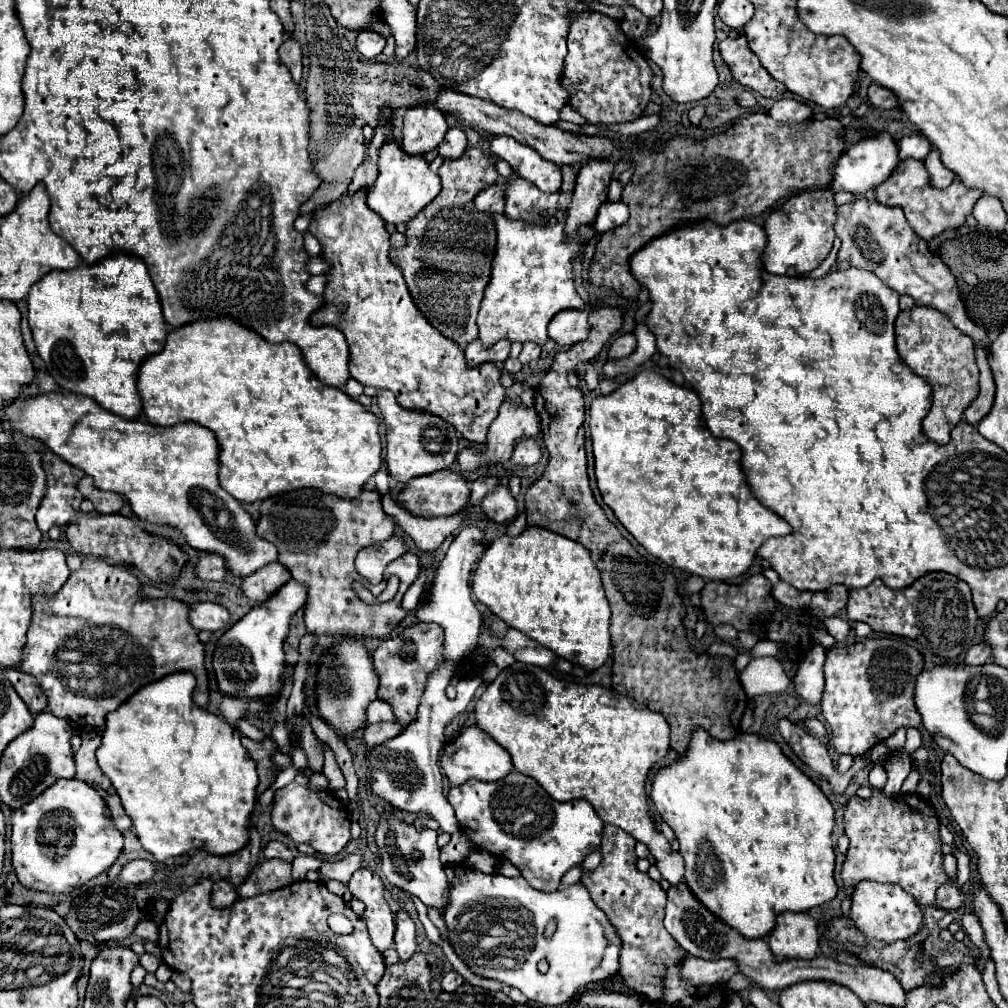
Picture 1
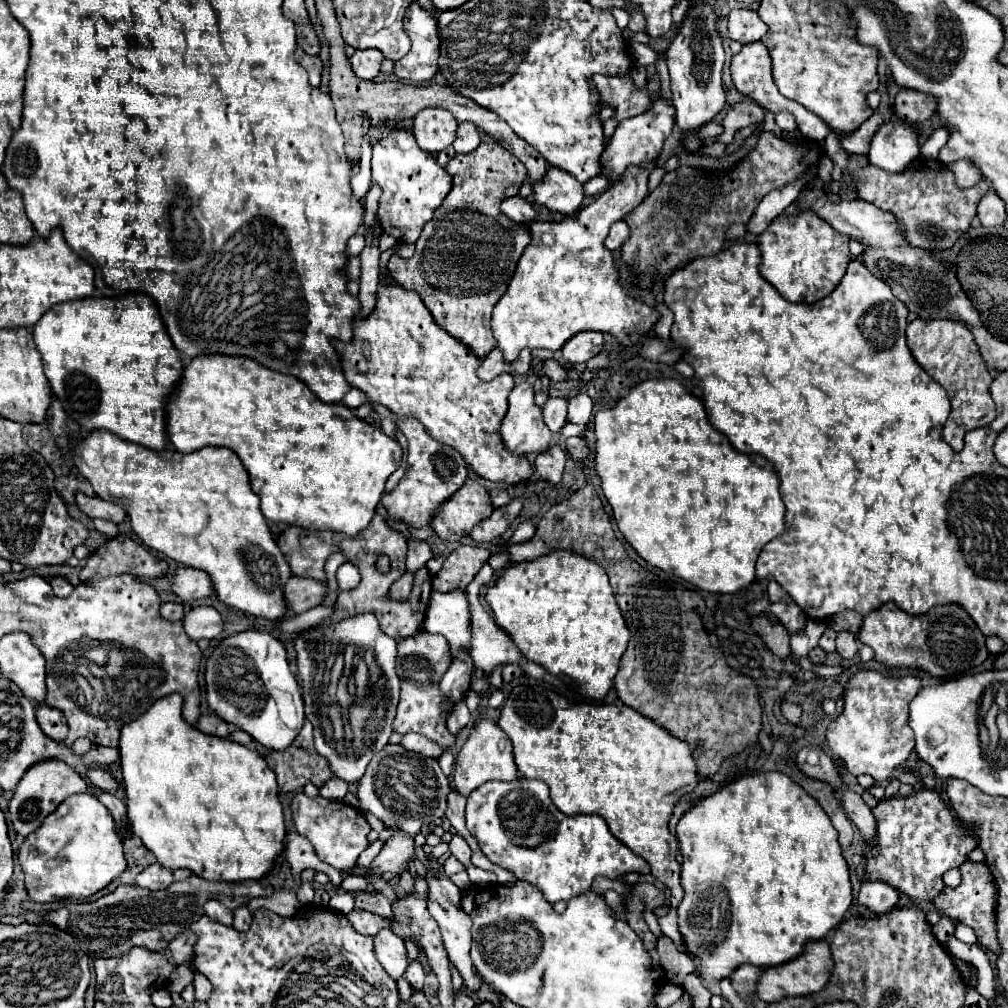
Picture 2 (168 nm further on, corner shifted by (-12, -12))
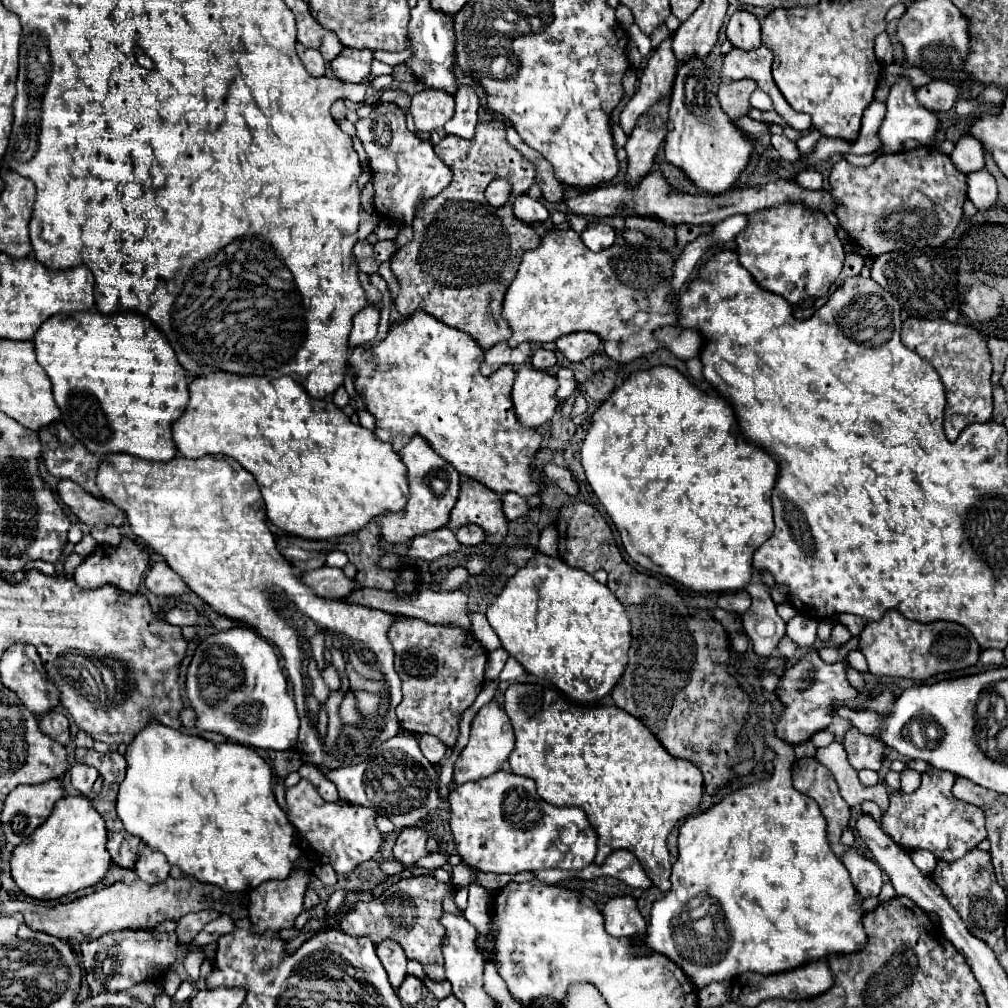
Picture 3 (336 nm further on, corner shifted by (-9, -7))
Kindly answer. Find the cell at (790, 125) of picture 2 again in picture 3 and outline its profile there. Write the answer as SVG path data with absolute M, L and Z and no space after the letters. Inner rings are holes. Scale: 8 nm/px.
M756 89L754 93L752 93L752 107L756 107L756 109L760 109L760 111L774 111L774 103L770 101L770 97L764 93L764 91L760 91L760 89Z

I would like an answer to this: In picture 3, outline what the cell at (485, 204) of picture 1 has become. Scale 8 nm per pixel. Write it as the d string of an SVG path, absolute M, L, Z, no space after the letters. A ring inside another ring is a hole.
M518 195L514 201L514 215L522 219L524 223L536 223L536 221L546 221L550 217L548 209L536 201L530 199L528 195Z

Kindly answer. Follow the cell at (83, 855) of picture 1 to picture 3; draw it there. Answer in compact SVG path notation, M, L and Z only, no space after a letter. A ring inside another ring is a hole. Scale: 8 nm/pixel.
M62 797L52 815L26 837L12 853L12 879L18 889L34 899L58 899L100 883L112 865L106 849L106 827L100 813L86 797Z

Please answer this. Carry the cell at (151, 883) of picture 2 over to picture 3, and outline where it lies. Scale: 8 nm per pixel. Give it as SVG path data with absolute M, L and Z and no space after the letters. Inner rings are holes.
M150 847L144 849L142 857L136 861L134 865L138 879L146 881L146 883L162 883L168 879L170 873L170 863L166 861L166 857L158 851L152 851Z

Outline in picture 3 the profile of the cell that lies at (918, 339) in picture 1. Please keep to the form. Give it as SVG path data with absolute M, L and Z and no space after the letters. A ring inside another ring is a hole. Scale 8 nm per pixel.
M910 317L904 321L902 325L902 343L916 351L924 361L928 361L936 373L940 375L944 387L946 387L946 411L944 411L944 433L948 441L956 441L956 437L960 435L960 431L966 425L972 423L986 423L992 417L992 363L990 363L990 353L986 347L986 339L984 335L980 335L976 329L972 329L968 323L952 323L948 319L918 319L918 317Z

